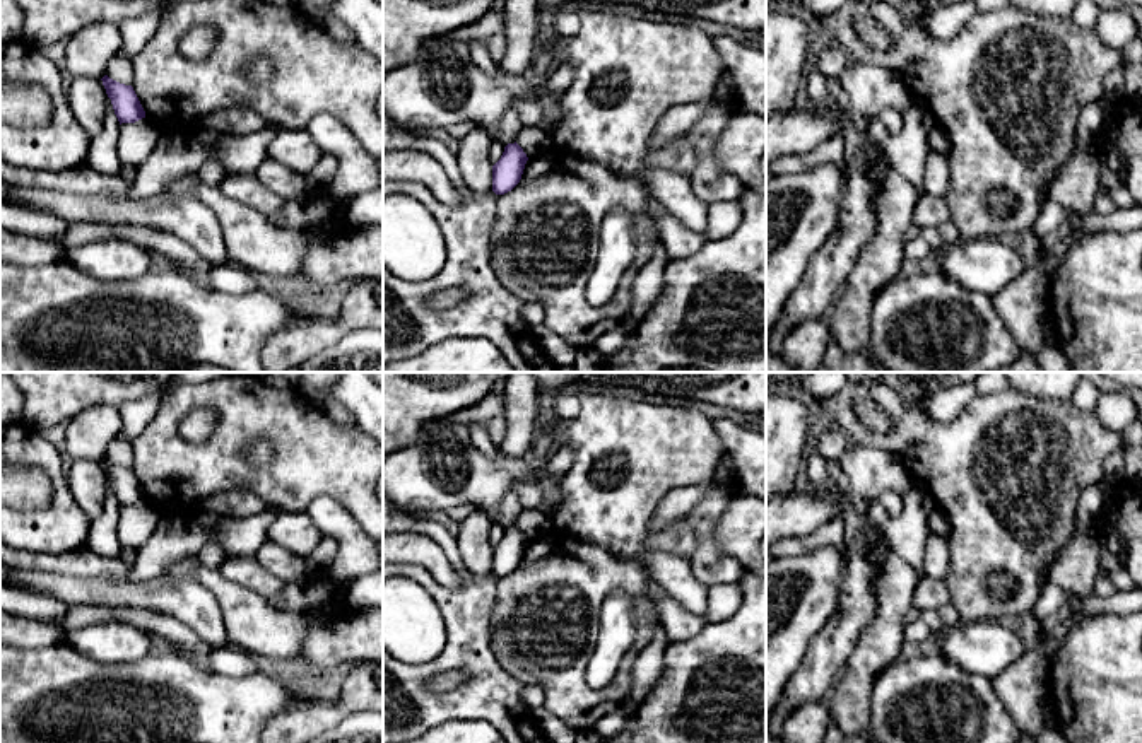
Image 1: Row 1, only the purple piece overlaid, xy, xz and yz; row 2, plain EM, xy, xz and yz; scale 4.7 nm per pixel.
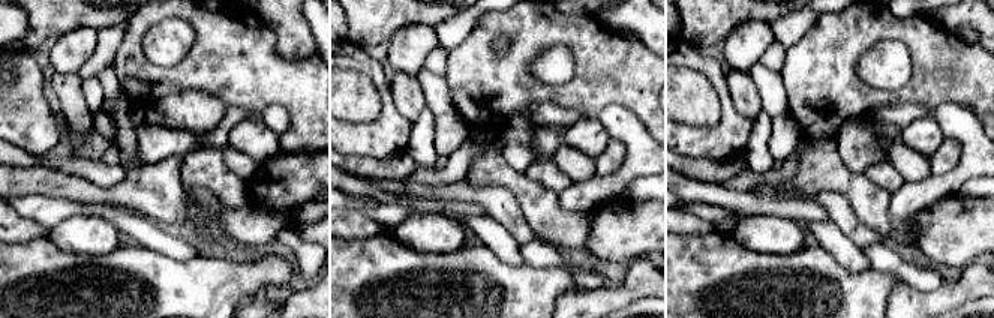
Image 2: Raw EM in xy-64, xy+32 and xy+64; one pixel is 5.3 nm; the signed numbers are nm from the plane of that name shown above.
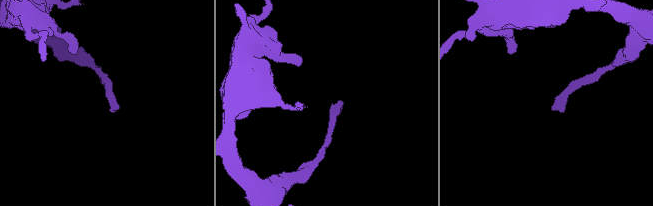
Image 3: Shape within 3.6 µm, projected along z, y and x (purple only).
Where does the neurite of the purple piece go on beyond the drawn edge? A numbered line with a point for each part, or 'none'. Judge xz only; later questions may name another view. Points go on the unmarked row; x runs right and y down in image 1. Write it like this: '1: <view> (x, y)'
none

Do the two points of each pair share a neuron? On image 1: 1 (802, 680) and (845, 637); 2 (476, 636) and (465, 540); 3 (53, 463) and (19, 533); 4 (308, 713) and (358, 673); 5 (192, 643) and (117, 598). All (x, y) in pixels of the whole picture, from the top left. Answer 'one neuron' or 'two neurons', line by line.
1: one neuron
2: two neurons
3: one neuron
4: one neuron
5: two neurons

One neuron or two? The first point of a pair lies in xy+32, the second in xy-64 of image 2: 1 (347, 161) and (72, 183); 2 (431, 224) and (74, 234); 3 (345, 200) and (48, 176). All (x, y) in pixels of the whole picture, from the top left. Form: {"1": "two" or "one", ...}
{"1": "two", "2": "one", "3": "two"}

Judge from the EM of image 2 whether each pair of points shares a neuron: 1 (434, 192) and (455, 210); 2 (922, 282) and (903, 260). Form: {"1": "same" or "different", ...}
{"1": "different", "2": "same"}

